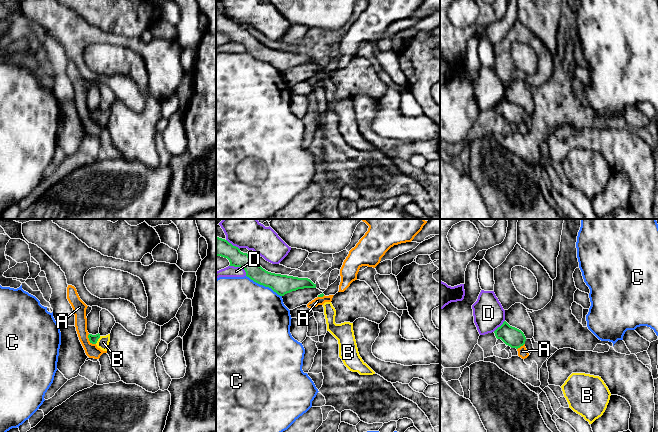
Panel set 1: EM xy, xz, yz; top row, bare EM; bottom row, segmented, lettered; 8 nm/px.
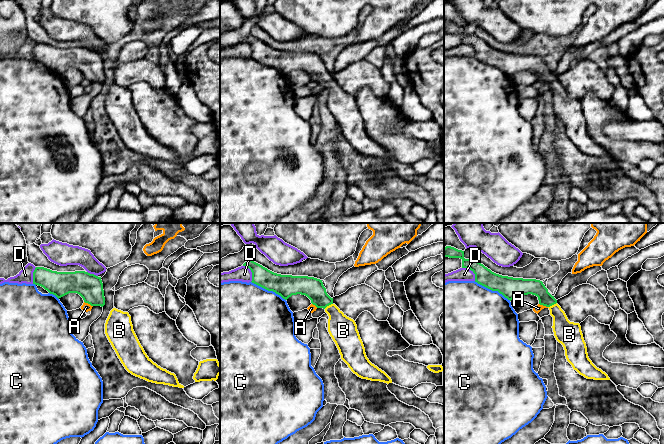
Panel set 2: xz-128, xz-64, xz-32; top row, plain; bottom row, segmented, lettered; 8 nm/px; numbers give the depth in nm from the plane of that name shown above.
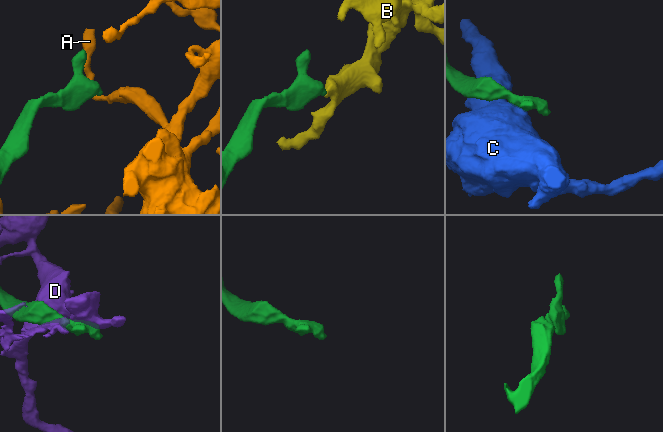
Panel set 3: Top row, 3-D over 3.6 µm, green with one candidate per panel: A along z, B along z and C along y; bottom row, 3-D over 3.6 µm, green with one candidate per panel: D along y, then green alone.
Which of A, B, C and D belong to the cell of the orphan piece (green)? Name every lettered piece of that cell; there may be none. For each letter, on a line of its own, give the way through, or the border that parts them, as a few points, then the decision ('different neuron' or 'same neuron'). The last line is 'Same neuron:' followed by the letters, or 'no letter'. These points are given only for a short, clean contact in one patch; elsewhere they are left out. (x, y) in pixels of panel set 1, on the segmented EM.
A: different neuron
B: way xy (93, 339), (97, 340), (103, 342); same neuron
C: different neuron
D: different neuron
Same neuron: B

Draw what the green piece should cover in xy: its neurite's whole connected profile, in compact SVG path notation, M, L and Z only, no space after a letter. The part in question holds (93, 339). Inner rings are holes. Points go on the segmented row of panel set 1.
M99 333L96 335L89 334L88 338L89 338L90 343L96 344L97 347L103 351L107 351L108 345L110 342L110 334L106 336L101 336Z

